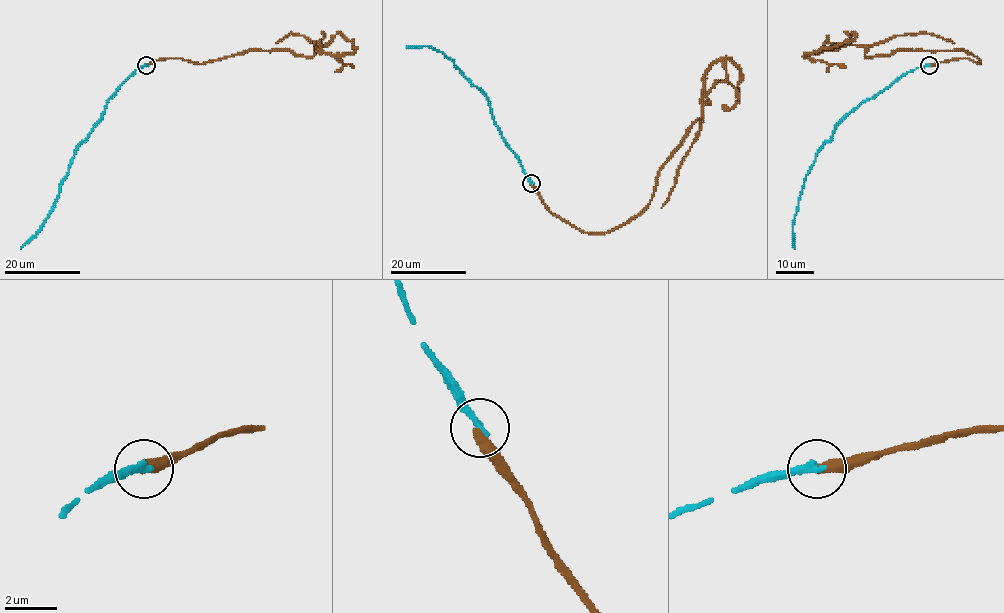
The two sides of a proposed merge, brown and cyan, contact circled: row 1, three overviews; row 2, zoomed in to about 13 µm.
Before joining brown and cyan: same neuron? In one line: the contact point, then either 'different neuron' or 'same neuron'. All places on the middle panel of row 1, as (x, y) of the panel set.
at (531, 183); different neuron

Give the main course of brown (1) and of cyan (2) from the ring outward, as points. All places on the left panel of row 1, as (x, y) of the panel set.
1: (146, 65), (262, 50), (311, 57), (317, 44), (329, 54), (350, 54), (352, 43), (336, 32)
2: (146, 65), (138, 67), (108, 100), (103, 117), (75, 151), (55, 204), (43, 226), (21, 248)

